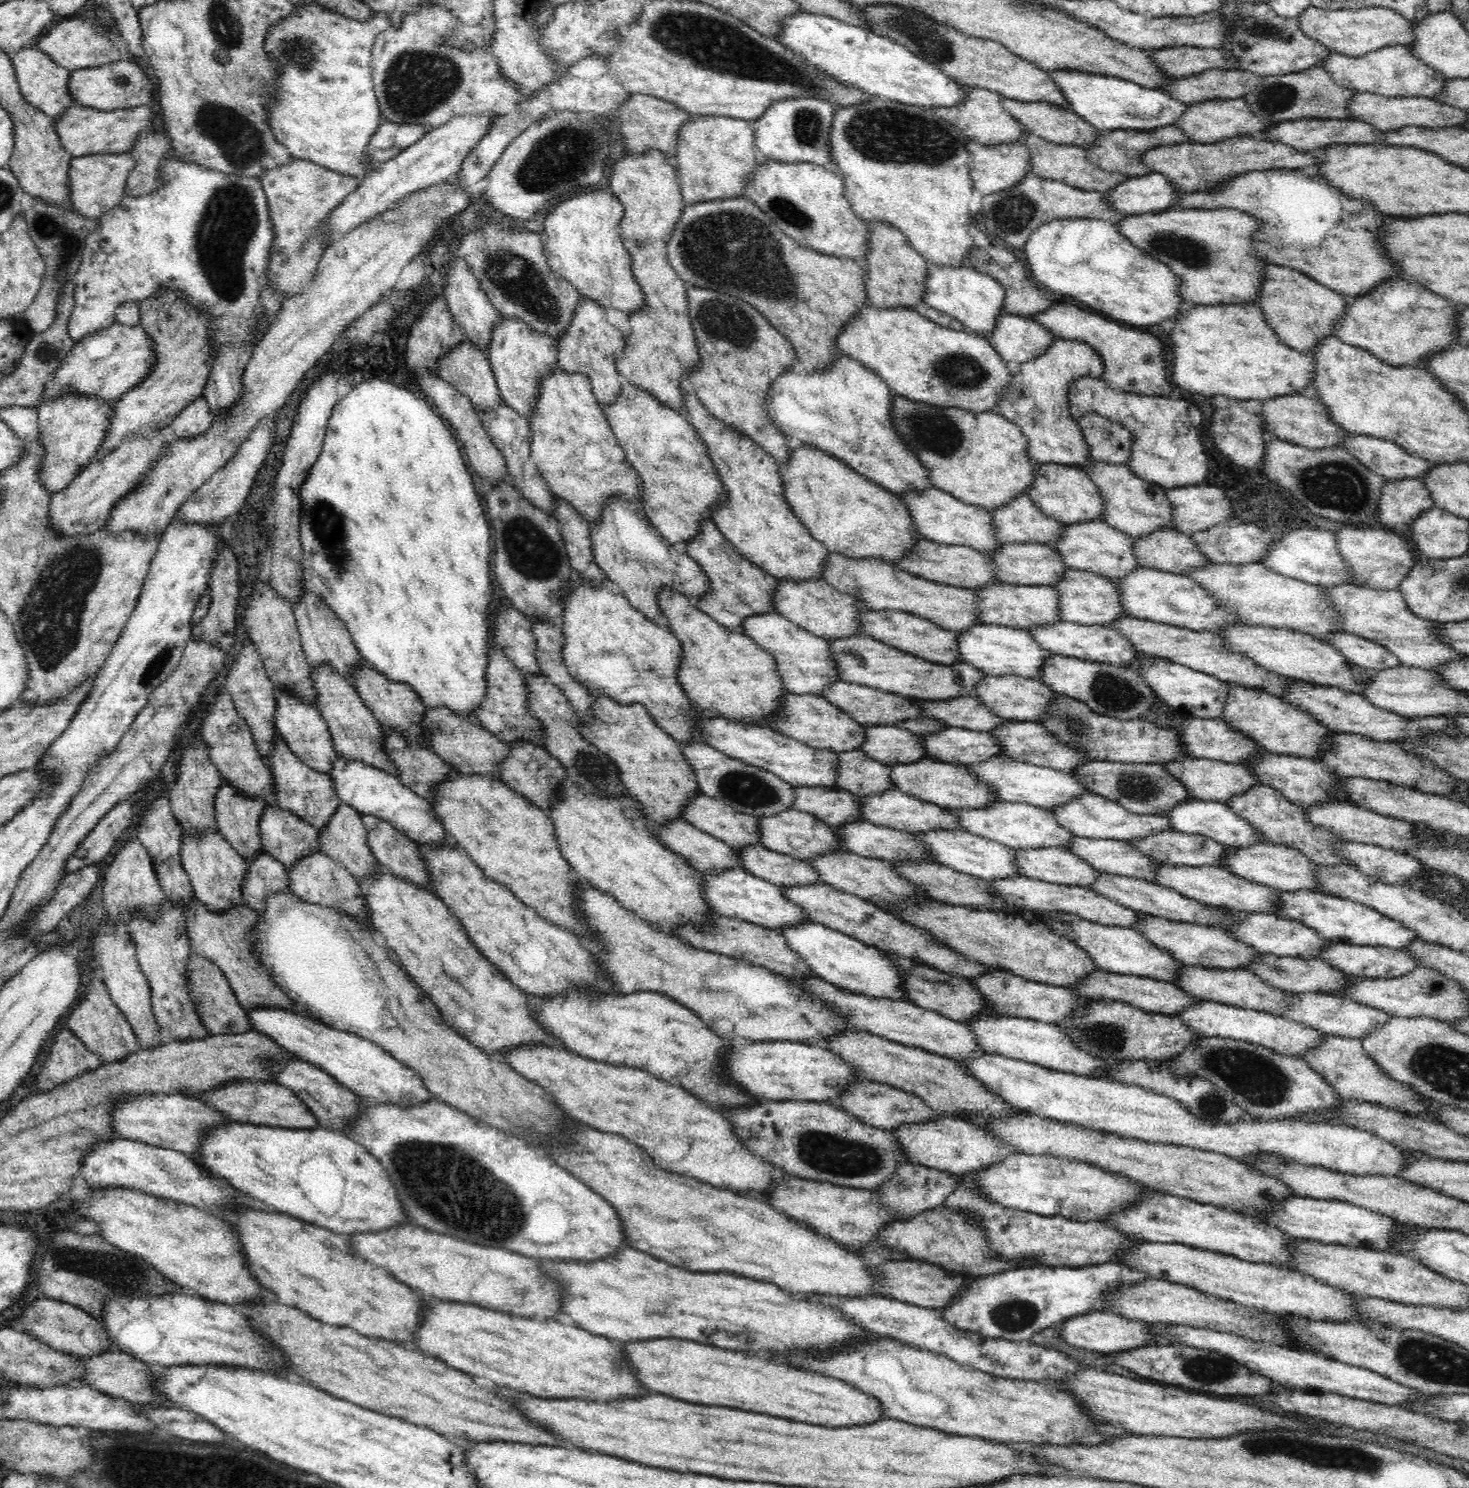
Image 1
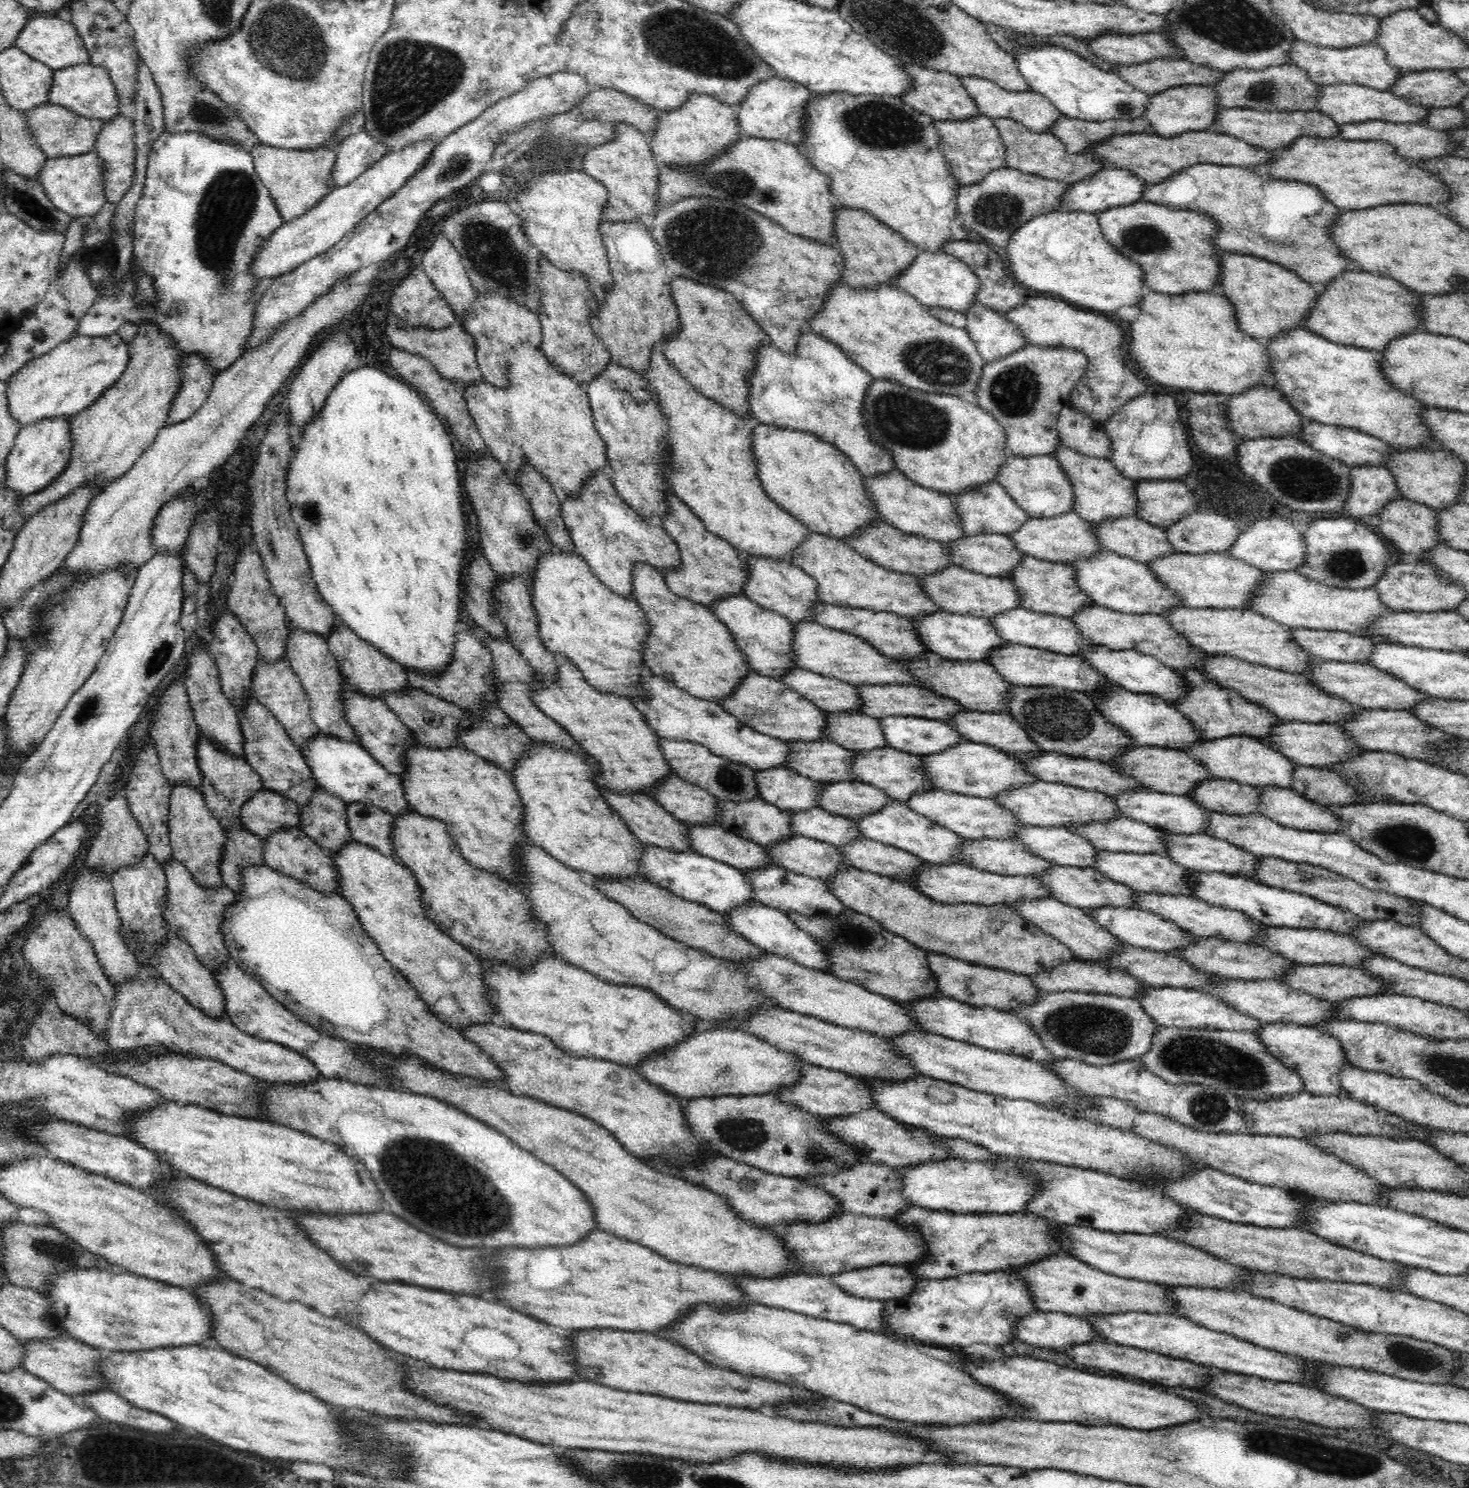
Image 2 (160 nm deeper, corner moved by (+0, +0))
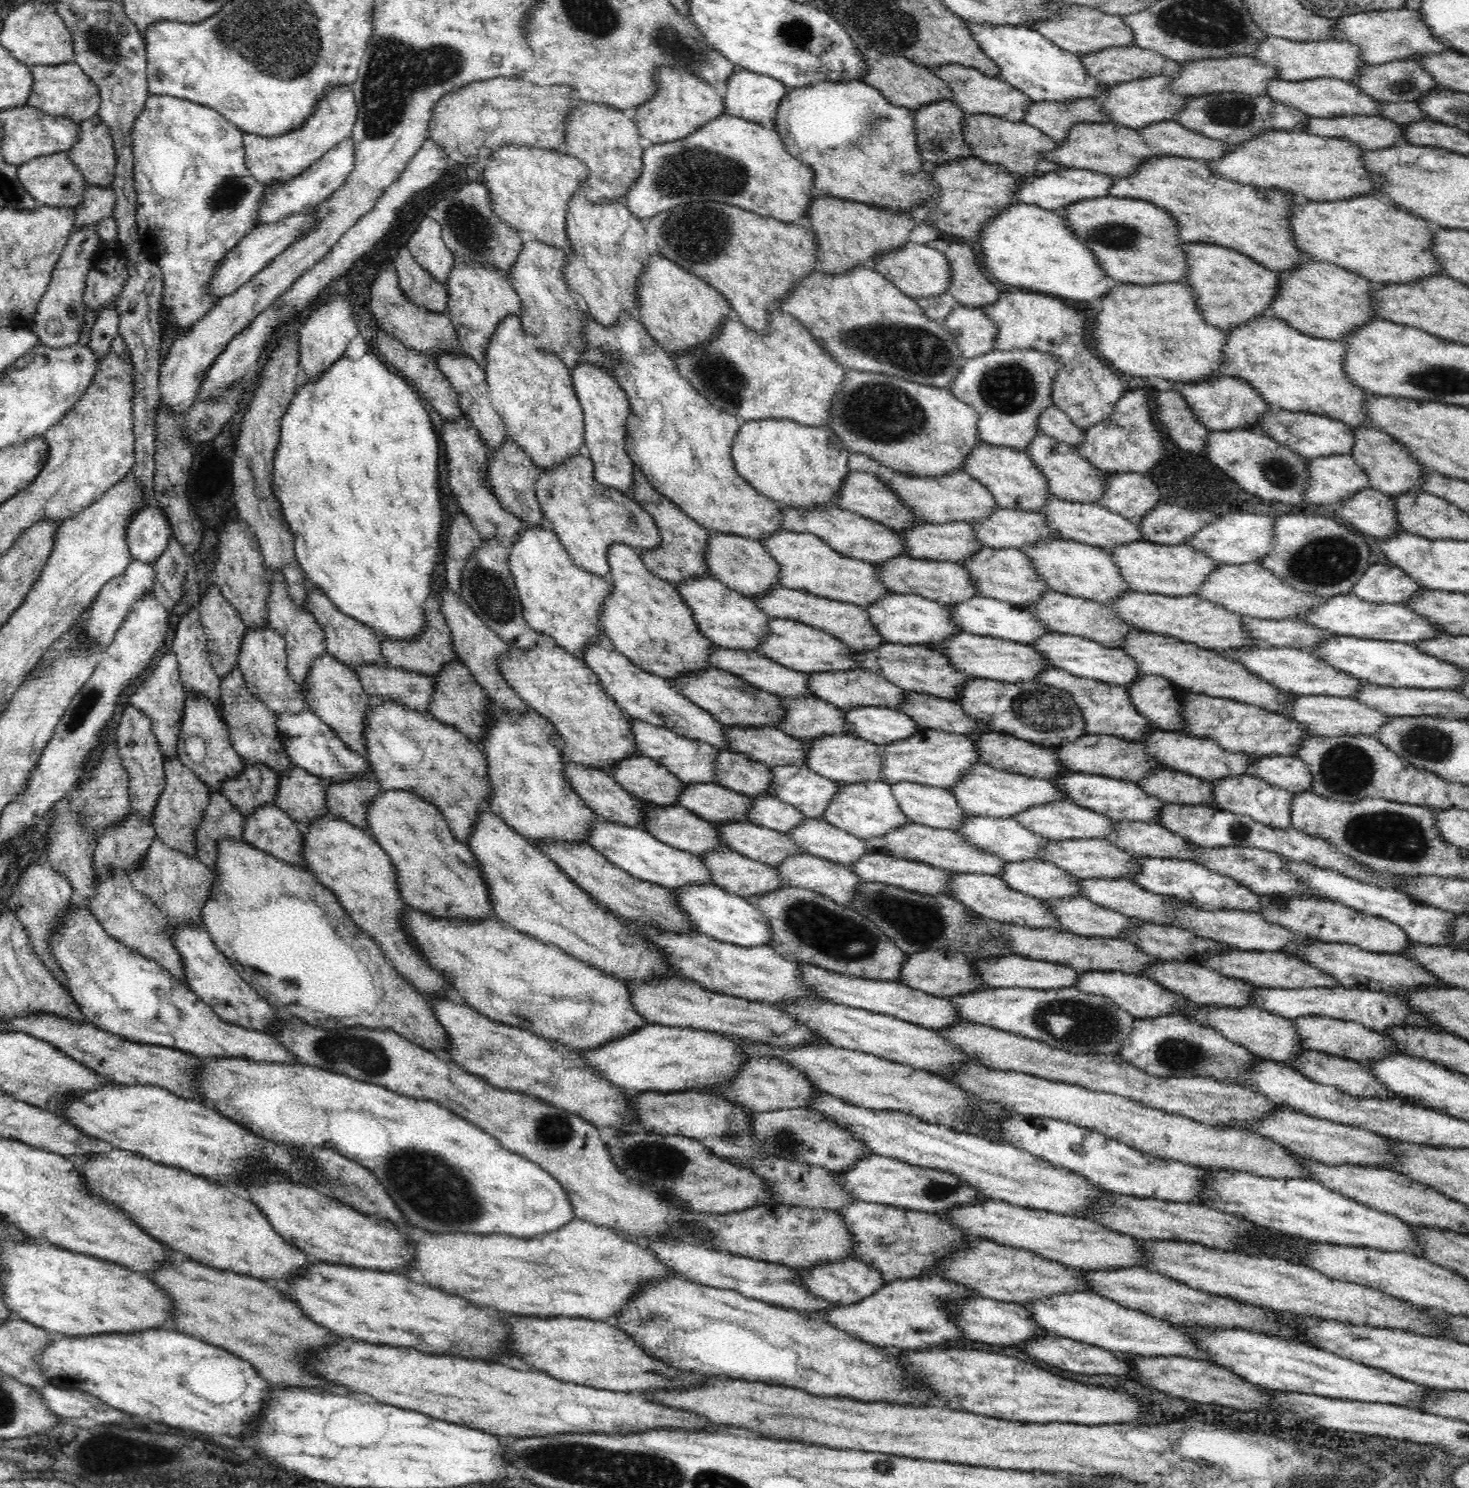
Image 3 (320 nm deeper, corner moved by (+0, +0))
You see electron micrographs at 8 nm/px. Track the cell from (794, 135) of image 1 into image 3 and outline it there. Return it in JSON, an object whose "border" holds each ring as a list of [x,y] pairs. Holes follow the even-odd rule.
{"border":[[[747,69],[734,71],[721,89],[726,113],[756,122],[767,129],[775,128],[776,109],[787,90],[783,82]]]}

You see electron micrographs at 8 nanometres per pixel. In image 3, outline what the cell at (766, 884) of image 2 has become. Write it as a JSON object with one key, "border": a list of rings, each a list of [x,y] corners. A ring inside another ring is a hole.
{"border":[[[714,850],[699,856],[712,873],[712,883],[730,894],[746,898],[788,887],[782,883],[776,868],[732,850]]]}

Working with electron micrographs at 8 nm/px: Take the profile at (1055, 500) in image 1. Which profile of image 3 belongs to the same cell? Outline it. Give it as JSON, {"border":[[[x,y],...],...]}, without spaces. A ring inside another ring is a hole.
{"border":[[[982,441],[965,458],[962,470],[981,482],[982,486],[994,495],[994,500],[998,501],[998,505],[1002,508],[1041,512],[1048,498],[1052,496],[1048,479],[1025,450],[1020,451],[1005,446],[996,447]]]}

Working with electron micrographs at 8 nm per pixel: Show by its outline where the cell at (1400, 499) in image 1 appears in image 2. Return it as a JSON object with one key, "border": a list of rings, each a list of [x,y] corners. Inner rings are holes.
{"border":[[[1354,465],[1349,468],[1350,500],[1344,504],[1352,516],[1380,514],[1392,500],[1402,500],[1402,493],[1390,471],[1380,466]]]}

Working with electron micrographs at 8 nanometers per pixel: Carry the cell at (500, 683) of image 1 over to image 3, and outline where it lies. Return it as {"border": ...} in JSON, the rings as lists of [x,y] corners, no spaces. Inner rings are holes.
{"border":[[[425,610],[427,627],[424,627],[414,640],[393,640],[386,636],[378,637],[381,642],[381,653],[390,667],[400,667],[404,670],[416,671],[426,676],[437,675],[444,665],[454,662],[457,658],[451,632],[444,615],[438,610]]]}

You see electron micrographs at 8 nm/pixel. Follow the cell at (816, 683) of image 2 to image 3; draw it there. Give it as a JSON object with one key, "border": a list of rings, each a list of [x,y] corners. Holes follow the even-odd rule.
{"border":[[[720,646],[711,649],[709,654],[710,666],[715,669],[722,669],[730,674],[735,674],[744,682],[752,686],[757,686],[762,690],[777,694],[780,697],[816,697],[809,688],[807,682],[809,673],[798,672],[788,667],[770,660],[767,656],[760,654],[758,651],[742,649],[724,649]]]}

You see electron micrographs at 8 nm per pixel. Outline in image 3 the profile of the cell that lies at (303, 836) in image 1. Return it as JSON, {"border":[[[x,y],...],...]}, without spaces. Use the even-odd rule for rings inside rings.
{"border":[[[244,762],[243,765],[243,771],[237,777],[226,779],[219,792],[228,797],[245,818],[264,803],[275,805],[279,776],[264,763],[254,766]]]}

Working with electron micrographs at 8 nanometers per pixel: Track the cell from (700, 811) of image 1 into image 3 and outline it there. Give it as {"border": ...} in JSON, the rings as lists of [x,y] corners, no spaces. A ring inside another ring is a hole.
{"border":[[[632,755],[619,760],[608,773],[631,795],[663,807],[678,805],[679,794],[685,787],[685,783],[676,778],[665,766],[657,763],[653,758],[642,755]]]}

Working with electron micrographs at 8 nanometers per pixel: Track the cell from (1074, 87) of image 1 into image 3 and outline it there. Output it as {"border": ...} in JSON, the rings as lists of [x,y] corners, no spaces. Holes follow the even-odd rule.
{"border":[[[968,21],[973,39],[978,43],[984,54],[987,54],[996,64],[999,70],[997,78],[1021,90],[1034,101],[1058,101],[1064,102],[1075,98],[1092,98],[1095,100],[1108,87],[1101,84],[1097,78],[1092,78],[1083,67],[1076,54],[1058,48],[1049,38],[1039,32],[1025,26],[991,26],[991,24],[977,24]]]}

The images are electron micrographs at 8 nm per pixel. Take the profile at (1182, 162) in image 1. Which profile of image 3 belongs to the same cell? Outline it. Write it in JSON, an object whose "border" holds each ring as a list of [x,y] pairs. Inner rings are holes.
{"border":[[[1175,120],[1155,122],[1152,126],[1140,130],[1124,127],[1115,121],[1084,121],[1073,124],[1069,128],[1065,141],[1058,143],[1057,147],[1046,151],[1043,155],[1044,159],[1056,165],[1091,170],[1119,179],[1136,172],[1148,157],[1168,155],[1209,163],[1223,157],[1228,149],[1228,144],[1222,140],[1206,138],[1203,134],[1194,132]]]}

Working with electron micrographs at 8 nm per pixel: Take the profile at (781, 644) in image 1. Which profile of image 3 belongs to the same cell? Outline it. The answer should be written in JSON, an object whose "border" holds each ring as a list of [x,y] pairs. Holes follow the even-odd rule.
{"border":[[[712,575],[686,579],[675,589],[692,609],[698,630],[712,642],[712,645],[724,649],[757,651],[758,644],[766,640],[772,616],[760,610],[750,597],[724,586]]]}

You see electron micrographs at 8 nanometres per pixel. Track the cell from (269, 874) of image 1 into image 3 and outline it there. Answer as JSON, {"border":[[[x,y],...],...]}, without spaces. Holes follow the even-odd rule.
{"border":[[[218,791],[209,794],[205,815],[195,830],[198,861],[218,872],[218,841],[220,839],[243,840],[245,818],[238,809]]]}

